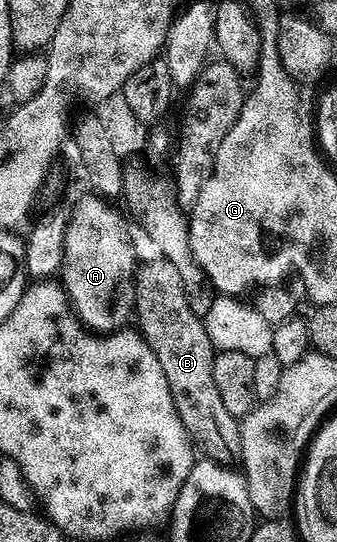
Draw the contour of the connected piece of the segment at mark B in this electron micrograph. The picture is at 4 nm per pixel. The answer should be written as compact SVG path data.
M162 259L147 261L144 265L142 262L134 271L133 284L133 313L139 316L138 332L147 340L153 355L157 355L165 379L169 379L169 391L187 436L206 460L228 467L238 466L243 460L240 422L229 415L225 403L221 403L221 395L217 395L217 383L213 383L213 359L217 350L205 331L202 316L193 311L192 298L181 283L181 275L177 275L177 267Z

